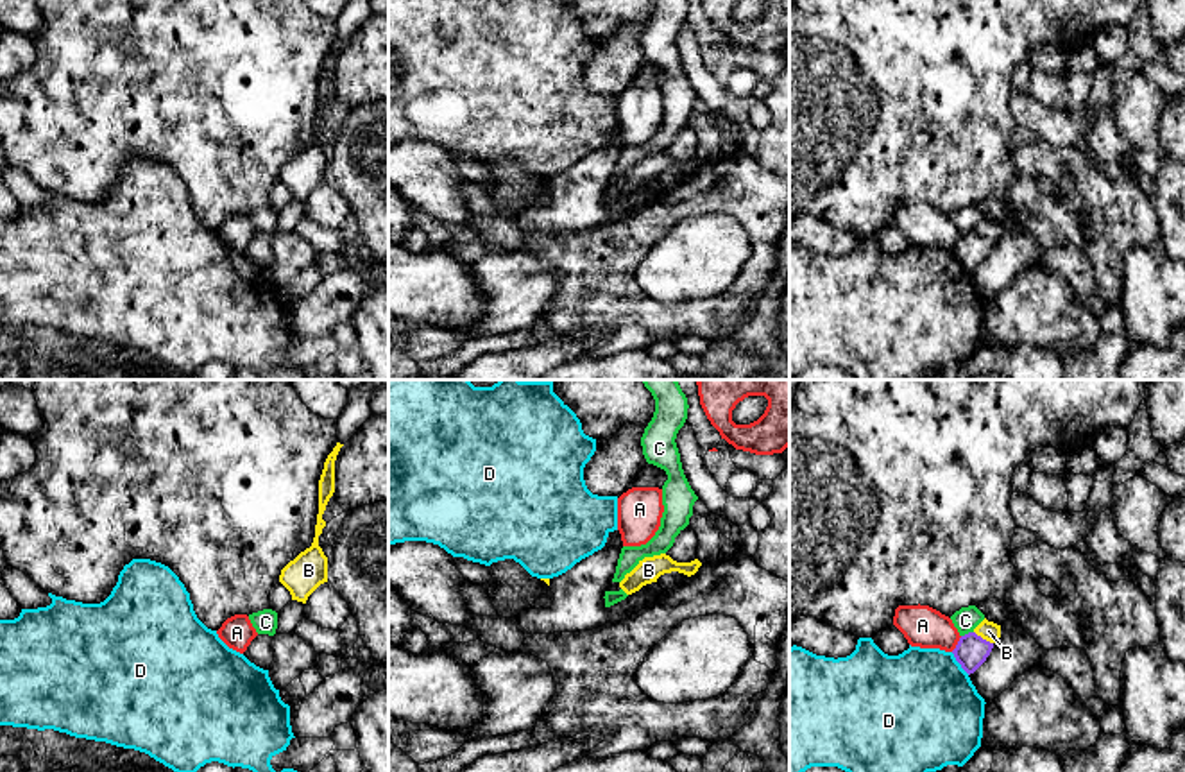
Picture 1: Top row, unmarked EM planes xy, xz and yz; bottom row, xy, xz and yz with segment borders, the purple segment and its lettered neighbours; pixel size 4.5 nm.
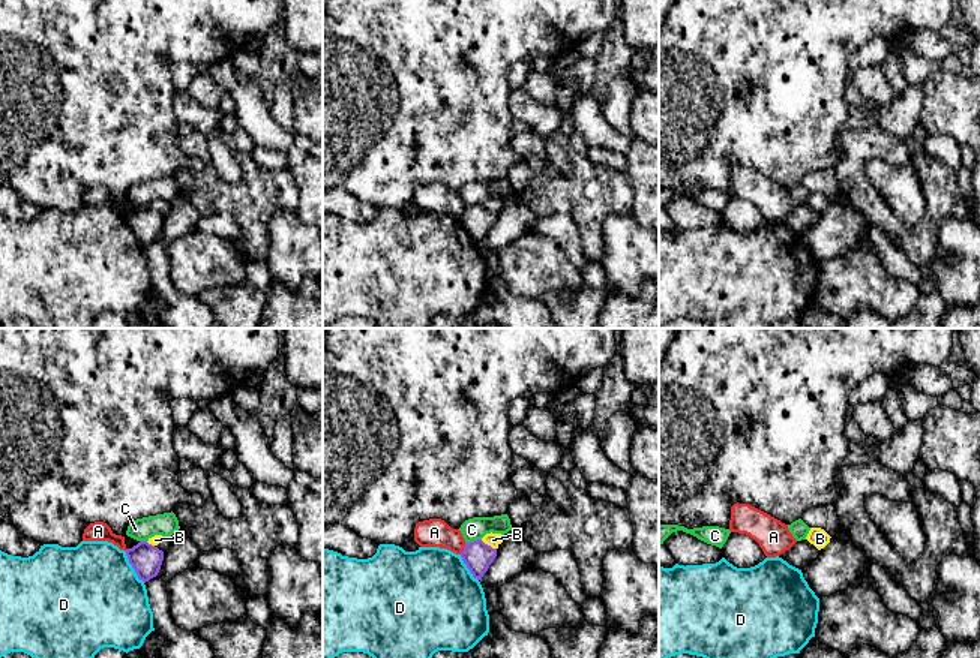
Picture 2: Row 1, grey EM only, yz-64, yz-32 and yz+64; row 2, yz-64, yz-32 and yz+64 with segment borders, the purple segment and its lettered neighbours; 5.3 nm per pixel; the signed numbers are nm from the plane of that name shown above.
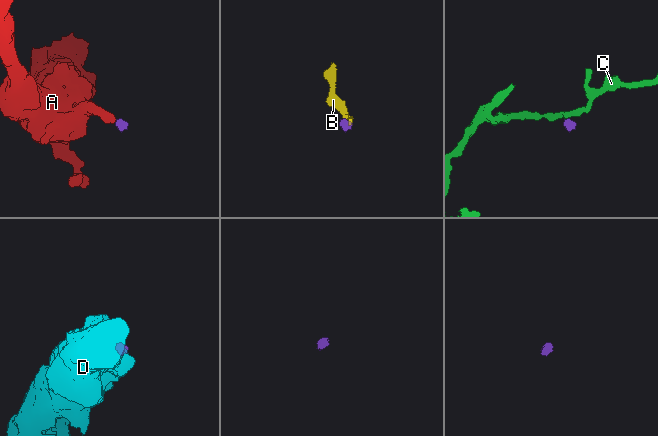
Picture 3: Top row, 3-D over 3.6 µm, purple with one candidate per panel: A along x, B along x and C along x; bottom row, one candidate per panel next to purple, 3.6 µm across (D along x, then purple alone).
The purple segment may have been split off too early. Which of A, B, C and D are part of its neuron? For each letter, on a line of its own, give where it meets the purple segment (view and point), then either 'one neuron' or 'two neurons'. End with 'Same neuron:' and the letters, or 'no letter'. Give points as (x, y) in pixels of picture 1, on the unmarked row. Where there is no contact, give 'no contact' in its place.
A: meets purple in yz at (958, 242); two neurons
B: meets purple in yz at (981, 237); two neurons
C: meets purple in yz at (969, 231); two neurons
D: meets purple in yz at (958, 260); two neurons
Same neuron: no letter

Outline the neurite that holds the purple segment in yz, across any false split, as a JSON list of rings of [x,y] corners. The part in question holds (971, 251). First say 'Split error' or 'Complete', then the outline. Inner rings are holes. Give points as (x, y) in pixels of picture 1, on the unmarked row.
Complete. [[[968,231],[959,236],[952,253],[961,267],[970,274],[986,260],[992,247],[993,242],[983,238],[976,231]]]

